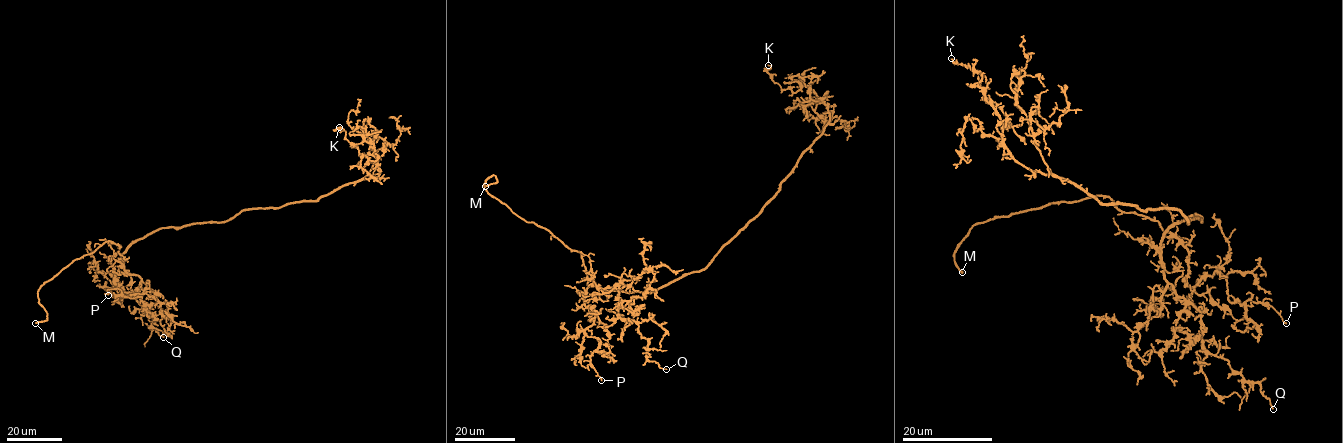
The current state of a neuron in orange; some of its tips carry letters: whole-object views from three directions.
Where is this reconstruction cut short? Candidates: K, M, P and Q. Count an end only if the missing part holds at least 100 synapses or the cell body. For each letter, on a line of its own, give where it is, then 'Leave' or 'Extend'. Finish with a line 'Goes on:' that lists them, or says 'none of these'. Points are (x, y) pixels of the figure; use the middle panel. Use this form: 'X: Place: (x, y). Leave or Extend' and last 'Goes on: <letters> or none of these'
K: Place: (768, 65). Leave
M: Place: (485, 186). Extend
P: Place: (601, 380). Leave
Q: Place: (666, 369). Leave
Goes on: M

